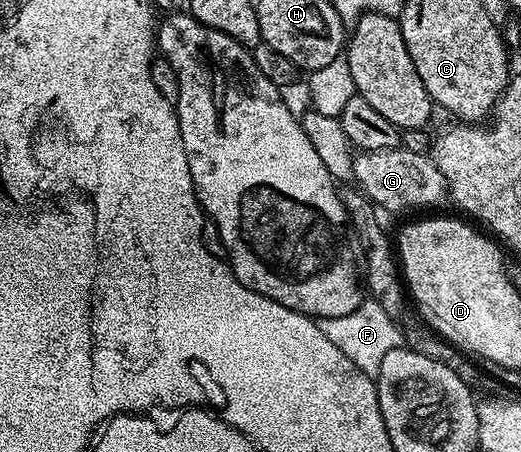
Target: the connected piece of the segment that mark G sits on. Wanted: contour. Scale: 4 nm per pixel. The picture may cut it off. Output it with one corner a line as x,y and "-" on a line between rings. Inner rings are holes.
403,148
361,151
354,160
353,179
358,189
383,211
422,210
448,198
446,177
439,172
433,160
425,154

